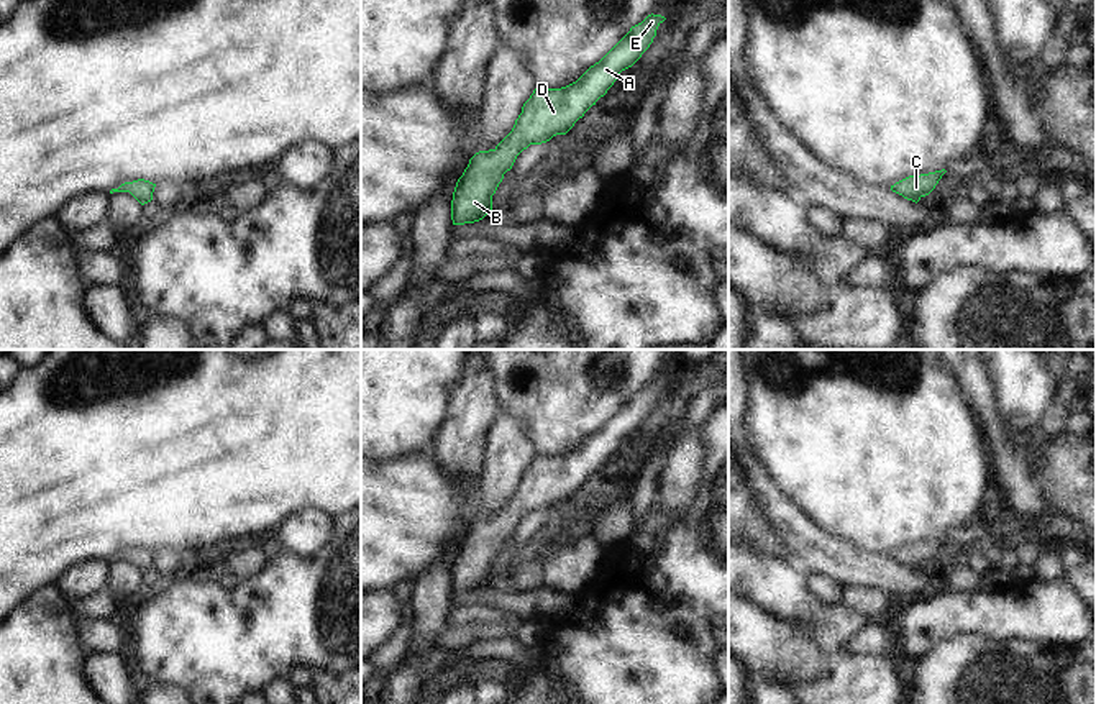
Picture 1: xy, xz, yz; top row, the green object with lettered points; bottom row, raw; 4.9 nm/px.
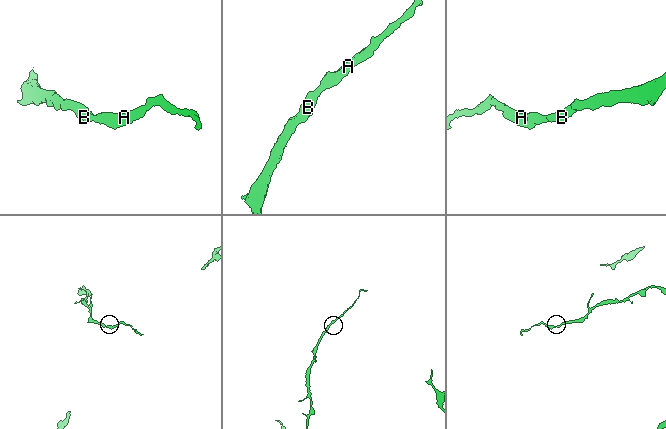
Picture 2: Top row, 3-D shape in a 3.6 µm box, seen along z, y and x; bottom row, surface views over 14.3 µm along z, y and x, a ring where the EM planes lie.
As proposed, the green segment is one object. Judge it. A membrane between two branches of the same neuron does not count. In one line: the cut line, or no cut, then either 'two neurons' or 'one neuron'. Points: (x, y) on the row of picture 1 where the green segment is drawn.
no cut | one neuron

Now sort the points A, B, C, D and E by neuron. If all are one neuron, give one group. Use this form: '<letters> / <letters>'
A B C D E

